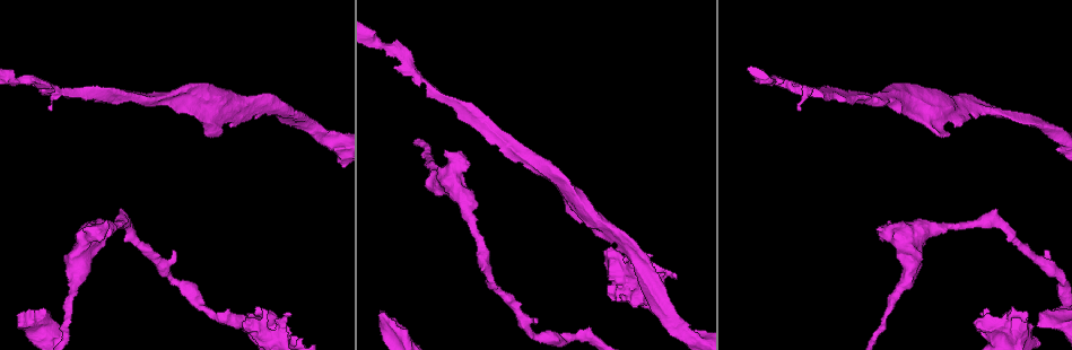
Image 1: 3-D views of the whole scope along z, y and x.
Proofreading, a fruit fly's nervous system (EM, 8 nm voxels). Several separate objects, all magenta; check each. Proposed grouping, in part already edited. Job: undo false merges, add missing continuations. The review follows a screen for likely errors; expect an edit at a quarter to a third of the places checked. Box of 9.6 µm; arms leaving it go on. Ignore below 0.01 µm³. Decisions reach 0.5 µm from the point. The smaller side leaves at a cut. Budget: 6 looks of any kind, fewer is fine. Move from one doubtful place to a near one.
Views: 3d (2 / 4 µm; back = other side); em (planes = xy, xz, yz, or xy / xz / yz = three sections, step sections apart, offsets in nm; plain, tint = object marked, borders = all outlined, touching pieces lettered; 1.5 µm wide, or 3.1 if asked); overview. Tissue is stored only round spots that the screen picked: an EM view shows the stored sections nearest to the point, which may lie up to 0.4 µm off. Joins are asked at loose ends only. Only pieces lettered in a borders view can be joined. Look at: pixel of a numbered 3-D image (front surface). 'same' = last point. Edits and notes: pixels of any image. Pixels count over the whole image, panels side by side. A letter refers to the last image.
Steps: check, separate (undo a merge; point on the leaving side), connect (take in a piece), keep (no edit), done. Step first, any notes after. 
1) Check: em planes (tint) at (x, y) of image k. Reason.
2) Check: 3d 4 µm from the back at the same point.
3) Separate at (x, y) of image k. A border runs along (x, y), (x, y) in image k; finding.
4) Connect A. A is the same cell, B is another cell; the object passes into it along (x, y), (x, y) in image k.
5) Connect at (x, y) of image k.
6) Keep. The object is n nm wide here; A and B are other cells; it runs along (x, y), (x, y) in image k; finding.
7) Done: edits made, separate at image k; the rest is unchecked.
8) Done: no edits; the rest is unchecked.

Check: 3d 2 µm at (272, 107) of image 1.

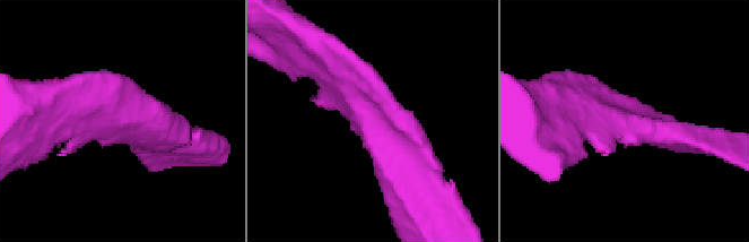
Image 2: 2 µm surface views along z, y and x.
Check: em xz step 4 (tint) at (112, 124) of image 2. Now the EM.

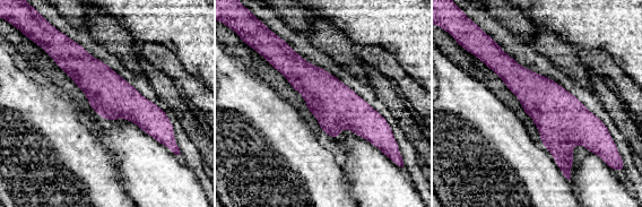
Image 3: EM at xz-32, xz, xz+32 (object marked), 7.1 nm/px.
Check: em planes (borders) at the same point.

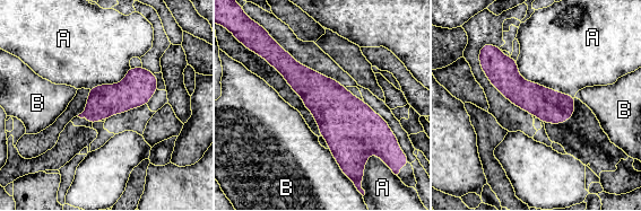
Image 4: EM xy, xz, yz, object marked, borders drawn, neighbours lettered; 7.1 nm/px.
Keep. The longest contact is with A, 500 nm; A and B are other cells; all the same neuron.

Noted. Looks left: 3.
Check: em yz step 8 (plain) at (534, 320) of image 1. An open end.

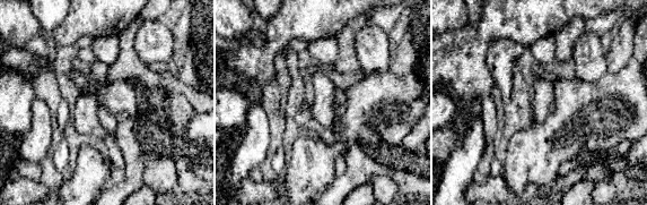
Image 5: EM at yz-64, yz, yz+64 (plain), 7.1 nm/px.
Check: em yz step 8 (borders) at the same point.

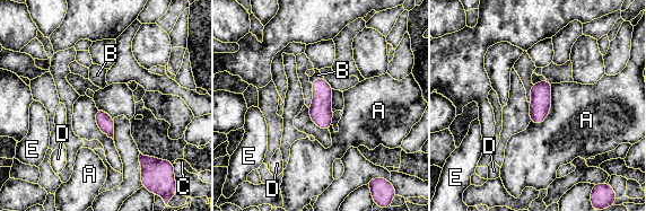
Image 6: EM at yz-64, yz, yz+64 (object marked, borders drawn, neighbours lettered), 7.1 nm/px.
Connect B. The object is 120 nm wide here; B is the same cell, A, C, D and E are other cells; it goes on there.

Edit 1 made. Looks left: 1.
Done: edits made, connect at image 6; the rest is unchecked.

